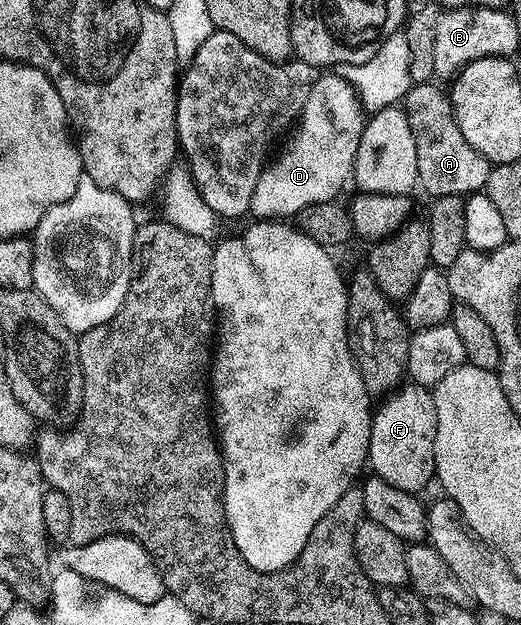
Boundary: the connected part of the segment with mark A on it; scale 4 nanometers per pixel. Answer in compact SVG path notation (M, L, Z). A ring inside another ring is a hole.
M435 83L412 84L401 102L401 108L407 114L407 122L413 131L413 143L417 147L417 185L428 193L428 198L445 195L466 198L472 193L486 190L491 161L485 159L477 147L472 147L465 135L461 135L450 96L444 90L442 93Z

